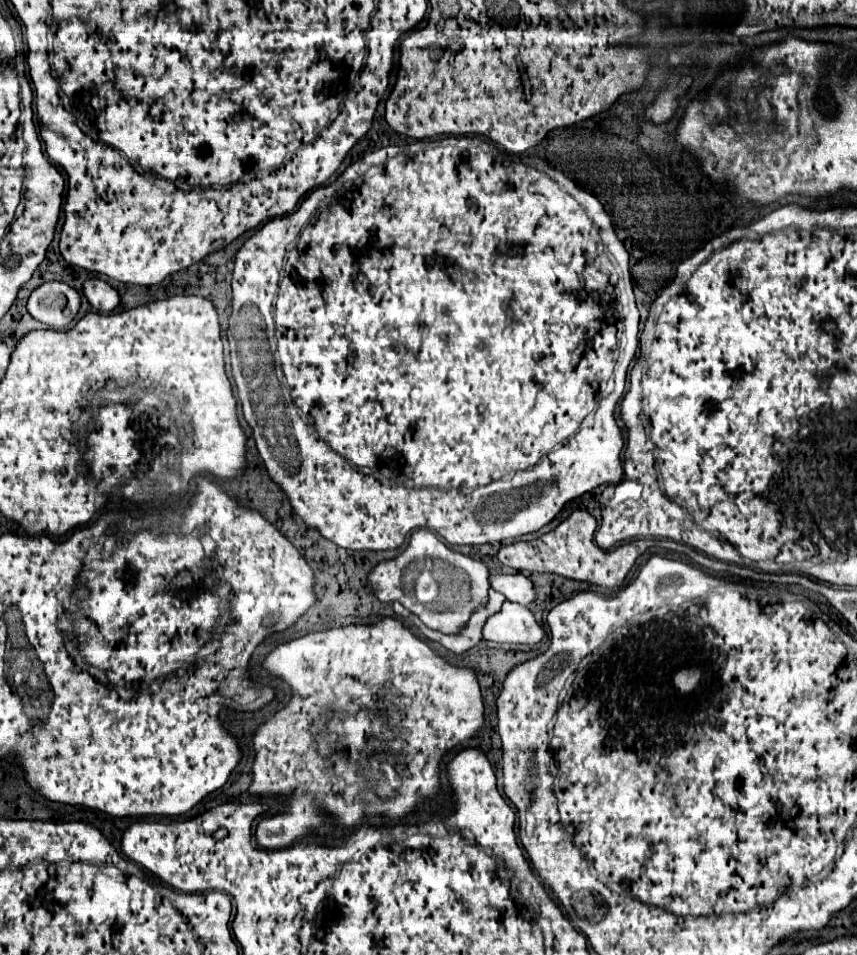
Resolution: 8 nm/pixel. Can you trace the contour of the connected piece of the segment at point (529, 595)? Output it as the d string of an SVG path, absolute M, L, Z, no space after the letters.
M490 574L490 586L506 596L510 602L518 602L522 606L528 606L534 602L534 588L530 578L524 574Z

